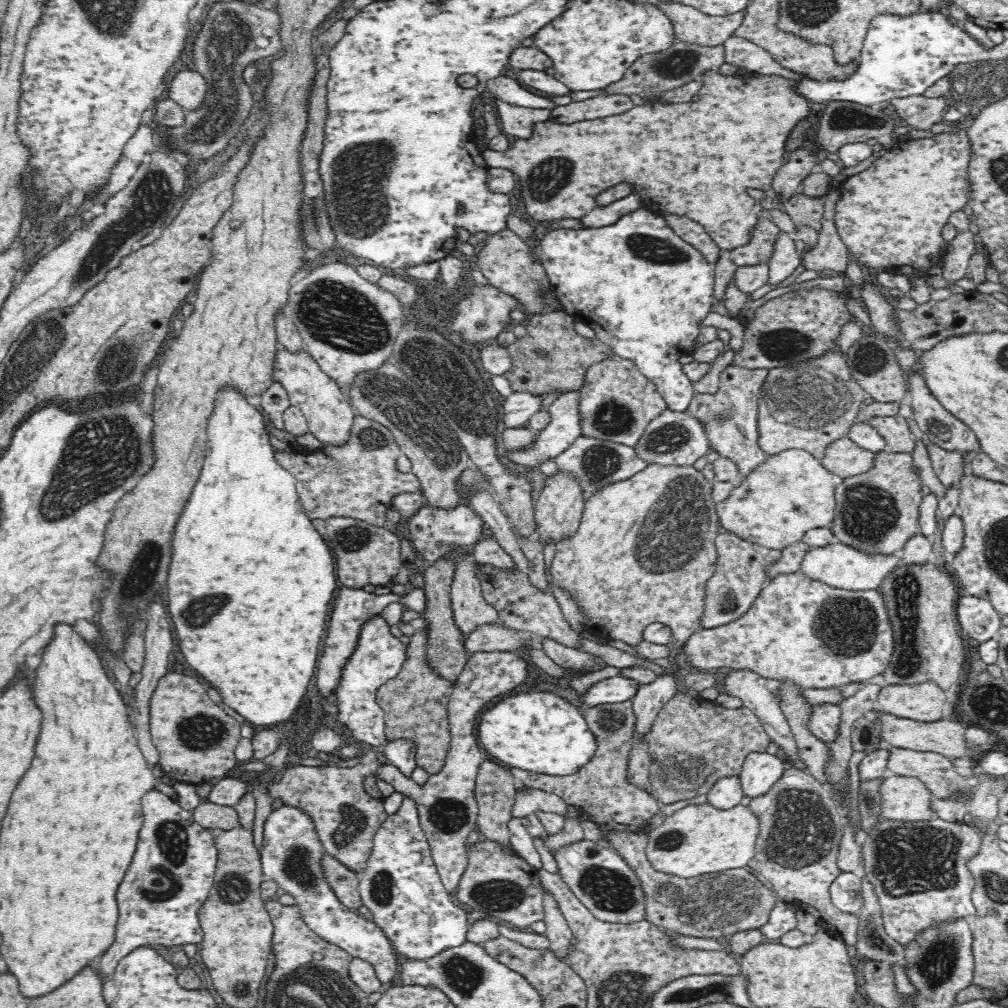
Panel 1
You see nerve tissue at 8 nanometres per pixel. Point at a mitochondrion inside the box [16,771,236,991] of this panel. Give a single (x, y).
(164, 880)

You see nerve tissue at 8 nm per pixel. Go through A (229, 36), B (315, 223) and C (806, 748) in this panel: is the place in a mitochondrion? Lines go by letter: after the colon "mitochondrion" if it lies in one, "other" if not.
A: mitochondrion
B: mitochondrion
C: other

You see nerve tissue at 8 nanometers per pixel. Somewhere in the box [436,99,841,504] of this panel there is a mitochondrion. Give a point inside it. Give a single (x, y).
(545, 180)

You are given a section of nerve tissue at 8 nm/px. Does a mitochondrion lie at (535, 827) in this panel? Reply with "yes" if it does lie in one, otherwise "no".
no

